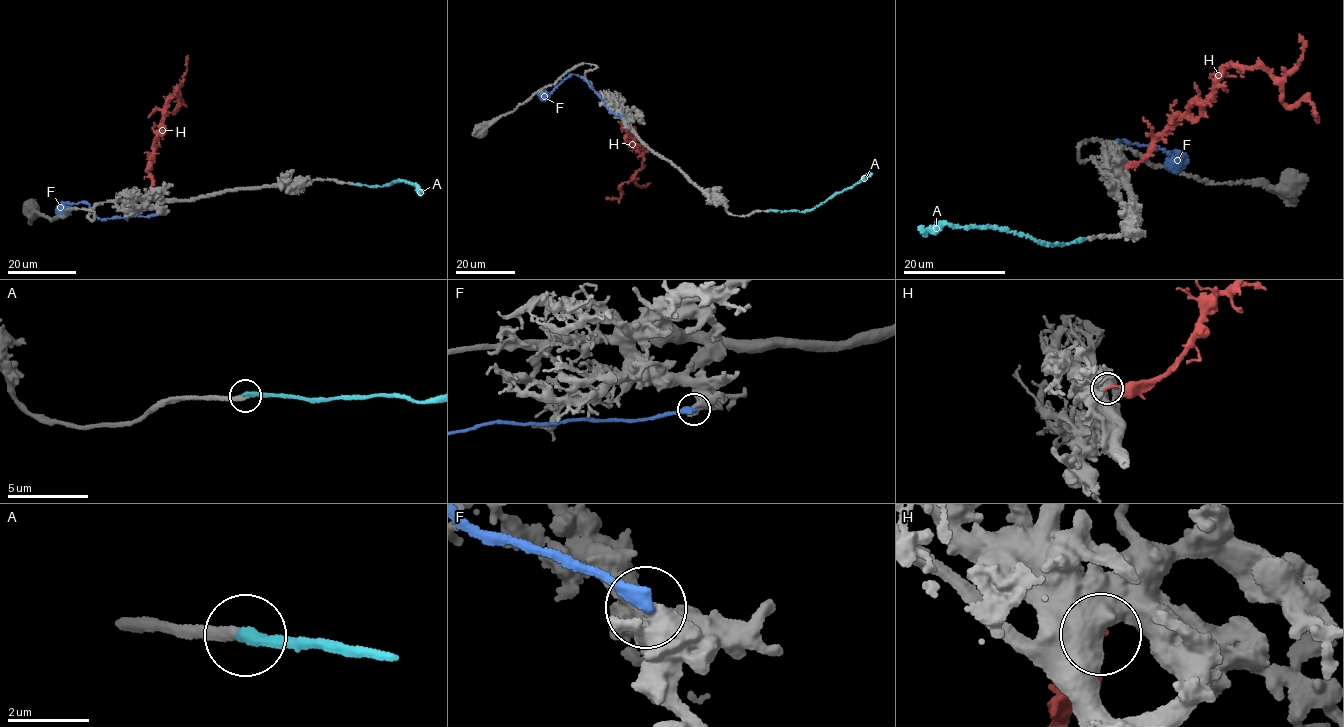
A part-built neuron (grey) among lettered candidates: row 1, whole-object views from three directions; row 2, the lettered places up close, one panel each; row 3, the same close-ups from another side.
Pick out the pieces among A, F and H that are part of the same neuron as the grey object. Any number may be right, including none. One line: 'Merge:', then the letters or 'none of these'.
Merge: A

